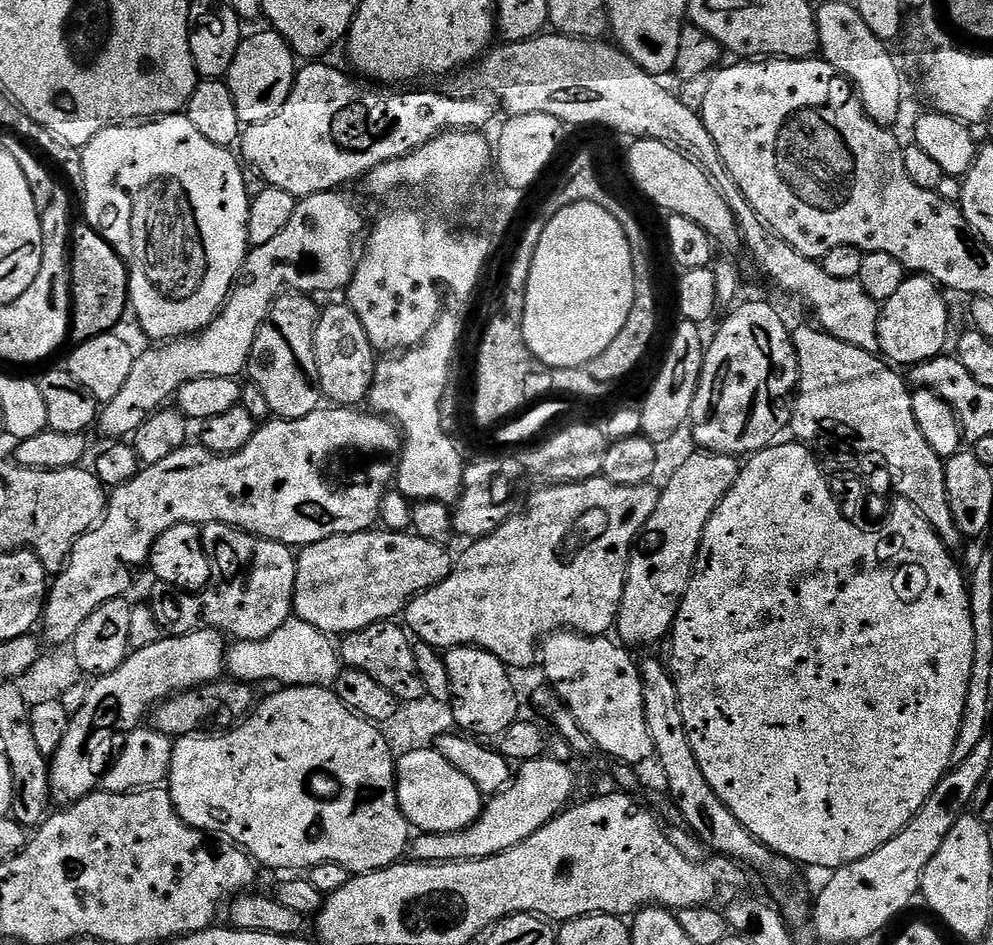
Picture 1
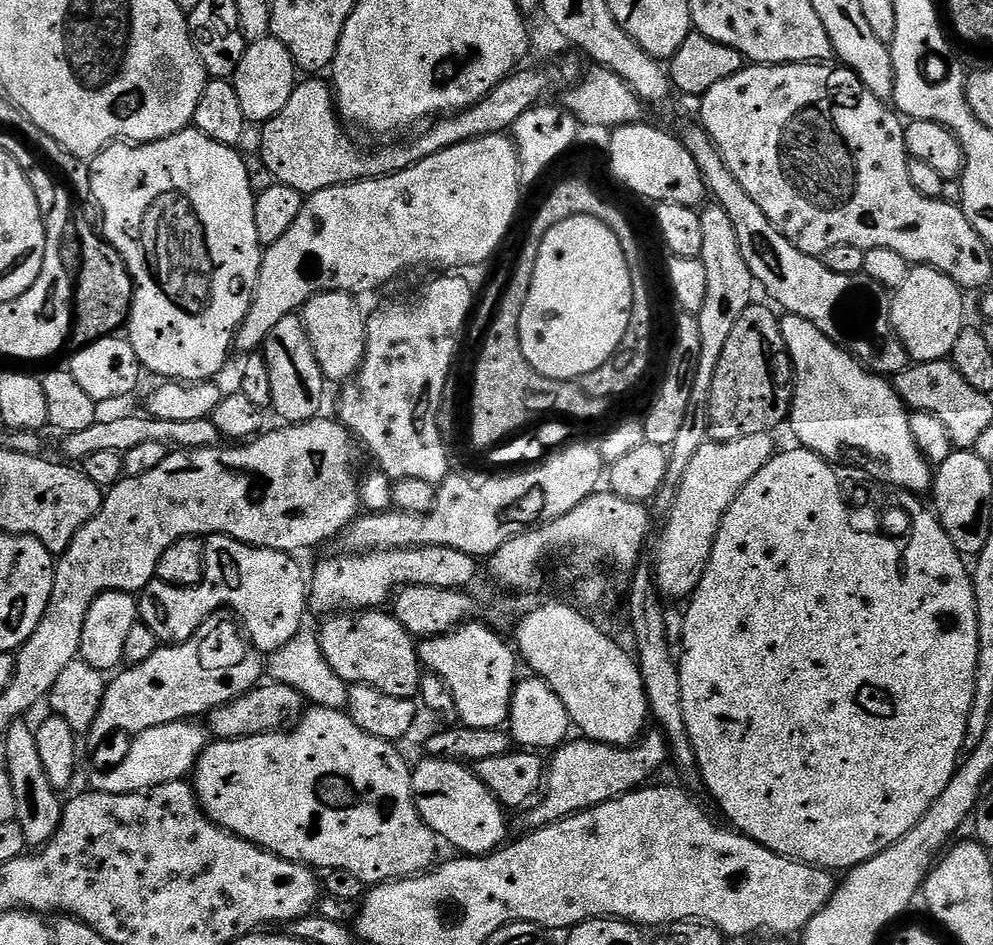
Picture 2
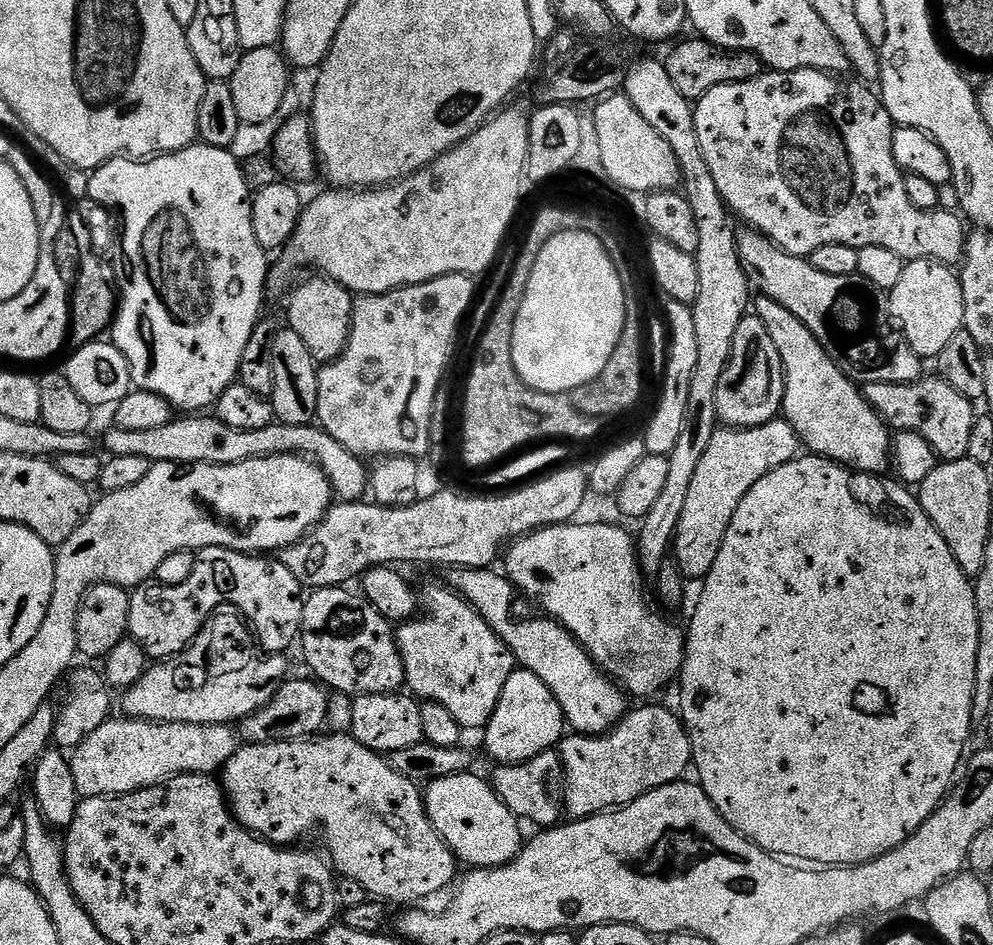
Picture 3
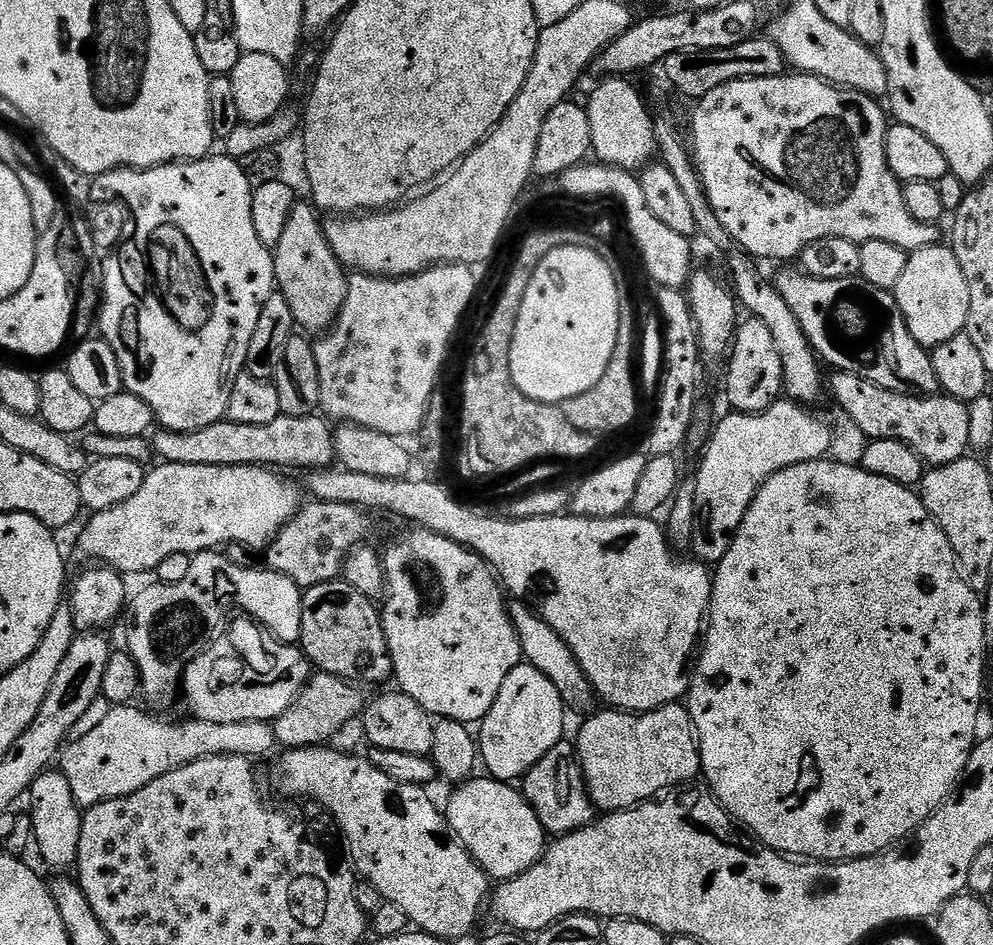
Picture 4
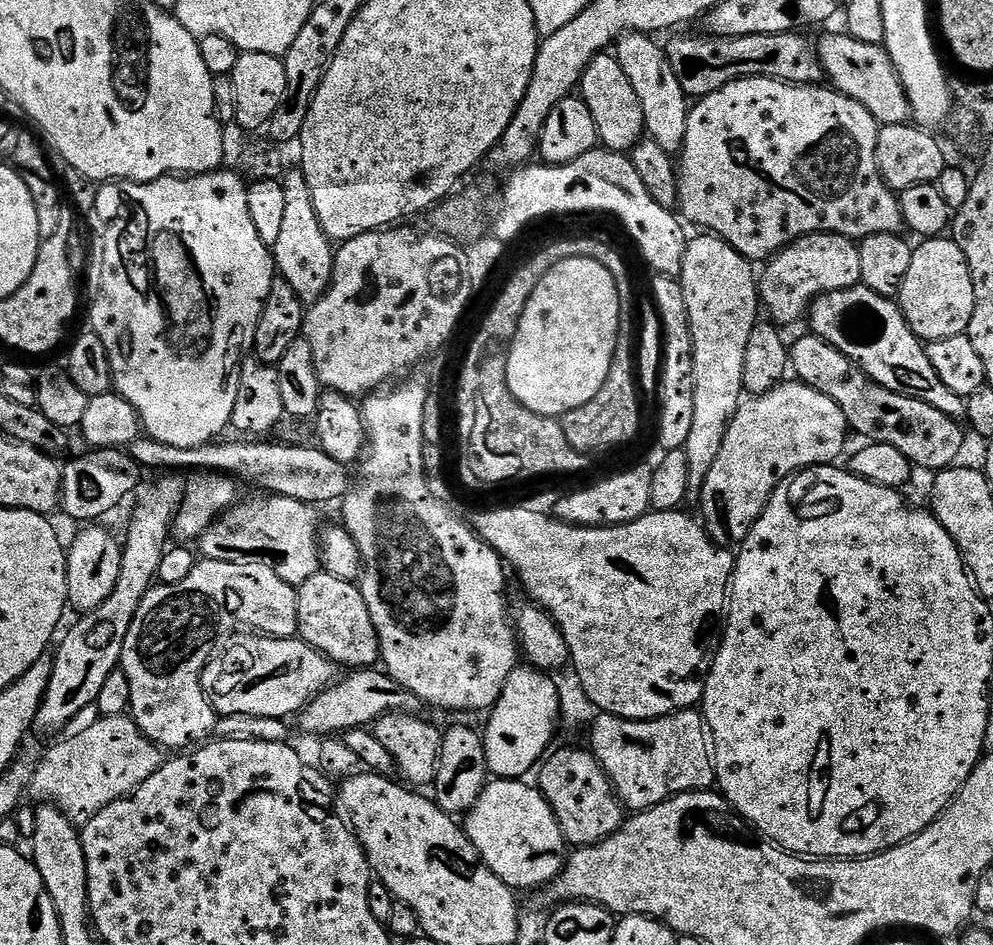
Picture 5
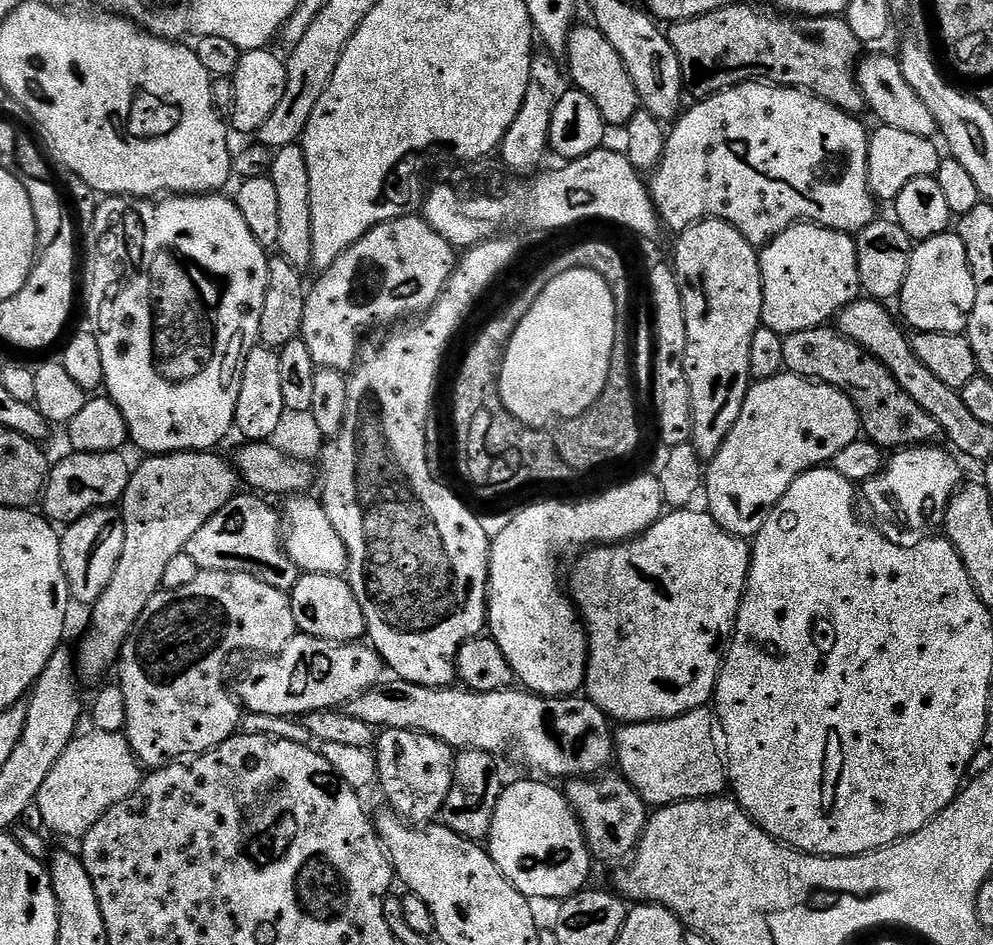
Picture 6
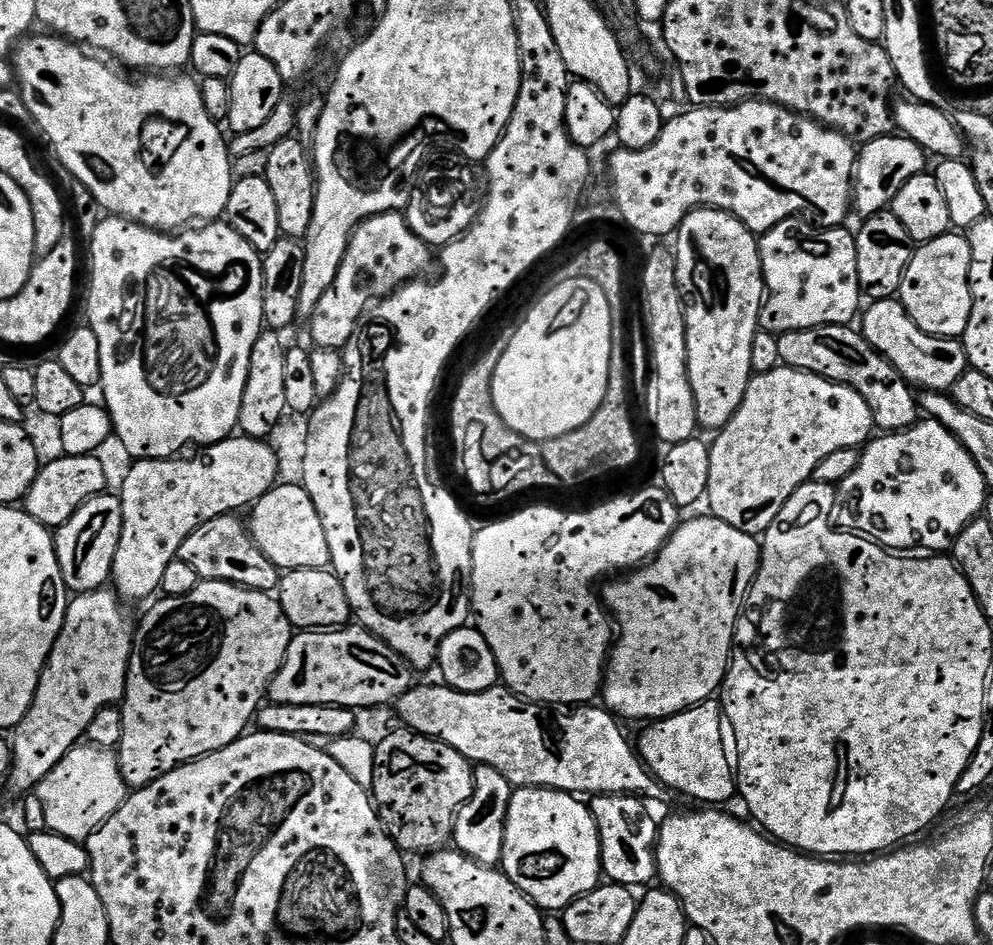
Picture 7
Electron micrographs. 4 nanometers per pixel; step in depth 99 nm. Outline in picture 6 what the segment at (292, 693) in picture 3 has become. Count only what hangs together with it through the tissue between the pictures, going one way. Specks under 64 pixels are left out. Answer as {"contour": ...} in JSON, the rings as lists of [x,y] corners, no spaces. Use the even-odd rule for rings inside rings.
{"contour":[[[393,679],[392,684],[381,682],[366,690],[347,705],[348,715],[362,718],[373,729],[410,730],[433,736],[453,750],[472,749],[501,754],[507,748],[516,748],[516,756],[525,760],[532,768],[548,778],[591,778],[603,773],[607,764],[614,760],[614,728],[607,716],[591,700],[579,695],[563,698],[537,696],[527,690],[505,690],[503,692],[469,692],[460,686],[431,688],[418,686],[405,680]]]}

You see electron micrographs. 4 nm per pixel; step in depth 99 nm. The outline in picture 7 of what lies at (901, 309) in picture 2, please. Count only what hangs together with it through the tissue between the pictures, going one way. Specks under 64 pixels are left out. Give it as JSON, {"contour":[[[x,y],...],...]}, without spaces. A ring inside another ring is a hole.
{"contour":[[[964,234],[939,236],[913,251],[910,266],[906,266],[906,274],[902,278],[898,299],[909,318],[926,330],[926,334],[951,340],[963,337],[972,313],[971,265],[970,242]]]}

